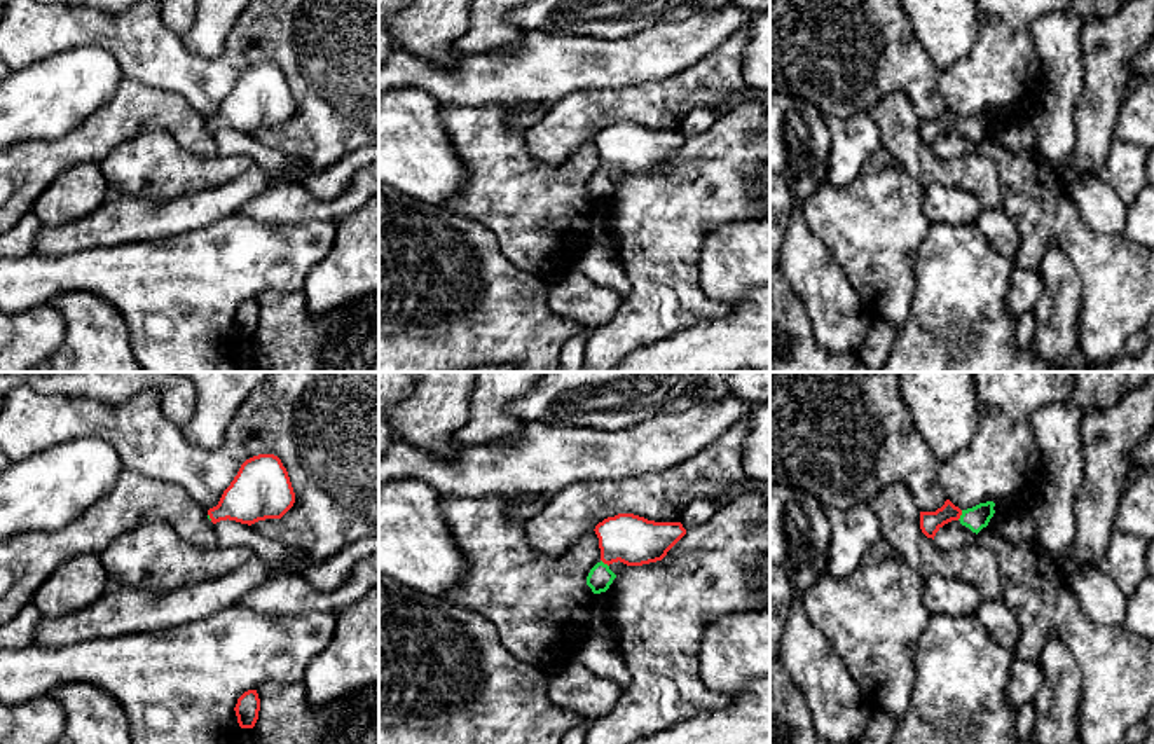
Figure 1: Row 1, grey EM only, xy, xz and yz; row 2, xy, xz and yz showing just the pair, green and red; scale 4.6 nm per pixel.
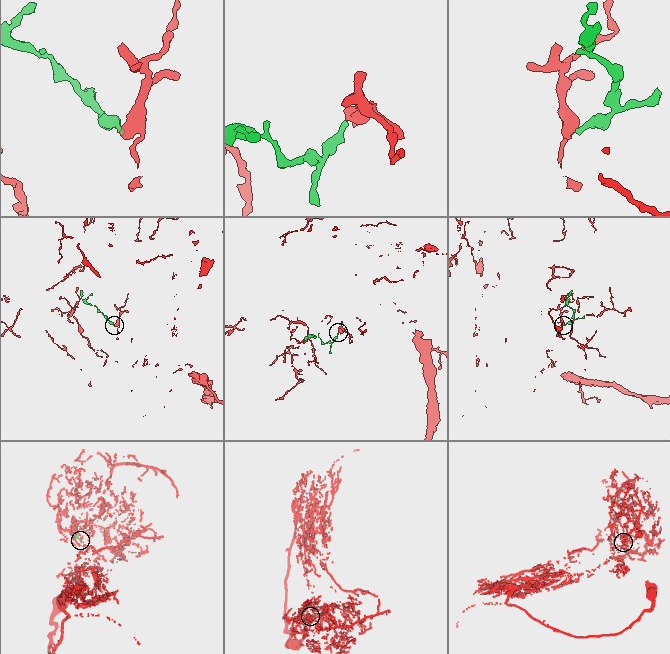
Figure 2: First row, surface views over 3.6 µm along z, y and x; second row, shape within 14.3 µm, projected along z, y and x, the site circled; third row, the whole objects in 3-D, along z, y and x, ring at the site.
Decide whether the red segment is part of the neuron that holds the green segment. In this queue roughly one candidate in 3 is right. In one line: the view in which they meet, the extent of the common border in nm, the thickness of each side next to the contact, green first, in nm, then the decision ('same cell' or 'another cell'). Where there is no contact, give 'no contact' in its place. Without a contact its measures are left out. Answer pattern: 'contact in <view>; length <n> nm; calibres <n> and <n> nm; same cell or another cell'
contact in yz; length 50 nm; calibres 110 and 100 nm; same cell

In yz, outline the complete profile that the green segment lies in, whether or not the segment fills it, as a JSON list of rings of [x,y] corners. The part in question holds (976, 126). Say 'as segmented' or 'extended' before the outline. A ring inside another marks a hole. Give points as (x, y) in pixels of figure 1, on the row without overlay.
extended; [[[946,108],[944,114],[936,121],[920,121],[920,138],[927,147],[934,148],[936,141],[944,133],[958,129],[962,134],[978,143],[983,136],[988,134],[990,127],[993,126],[993,115],[993,110],[986,110],[972,117],[960,119],[950,108]]]

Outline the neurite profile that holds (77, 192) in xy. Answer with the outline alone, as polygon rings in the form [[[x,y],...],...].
[[[79,164],[61,173],[35,201],[30,218],[44,227],[61,227],[94,213],[110,194],[98,164]]]

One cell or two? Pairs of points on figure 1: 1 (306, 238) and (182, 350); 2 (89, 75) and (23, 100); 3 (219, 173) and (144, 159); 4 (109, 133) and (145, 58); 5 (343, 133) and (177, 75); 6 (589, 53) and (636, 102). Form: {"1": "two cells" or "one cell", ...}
{"1": "one cell", "2": "one cell", "3": "one cell", "4": "two cells", "5": "one cell", "6": "two cells"}

